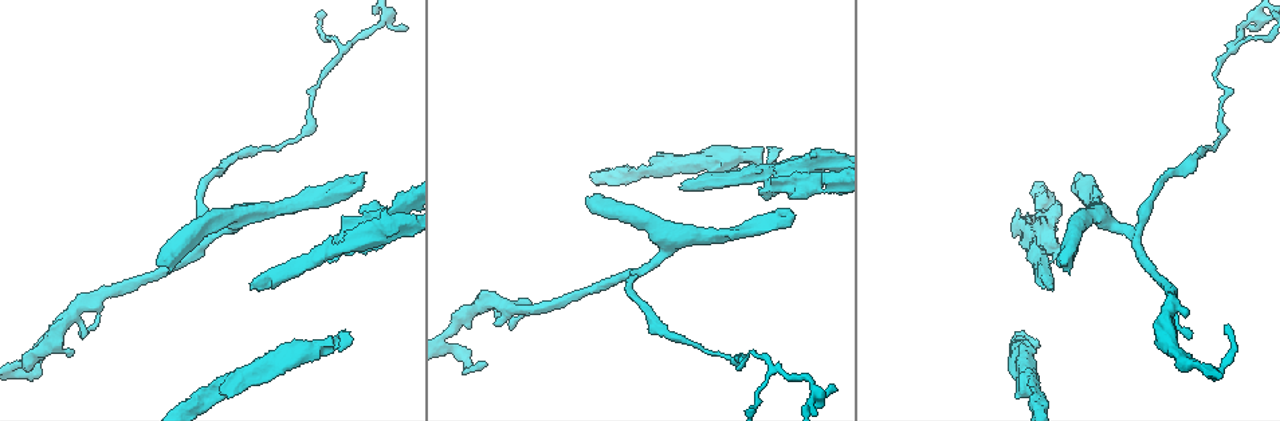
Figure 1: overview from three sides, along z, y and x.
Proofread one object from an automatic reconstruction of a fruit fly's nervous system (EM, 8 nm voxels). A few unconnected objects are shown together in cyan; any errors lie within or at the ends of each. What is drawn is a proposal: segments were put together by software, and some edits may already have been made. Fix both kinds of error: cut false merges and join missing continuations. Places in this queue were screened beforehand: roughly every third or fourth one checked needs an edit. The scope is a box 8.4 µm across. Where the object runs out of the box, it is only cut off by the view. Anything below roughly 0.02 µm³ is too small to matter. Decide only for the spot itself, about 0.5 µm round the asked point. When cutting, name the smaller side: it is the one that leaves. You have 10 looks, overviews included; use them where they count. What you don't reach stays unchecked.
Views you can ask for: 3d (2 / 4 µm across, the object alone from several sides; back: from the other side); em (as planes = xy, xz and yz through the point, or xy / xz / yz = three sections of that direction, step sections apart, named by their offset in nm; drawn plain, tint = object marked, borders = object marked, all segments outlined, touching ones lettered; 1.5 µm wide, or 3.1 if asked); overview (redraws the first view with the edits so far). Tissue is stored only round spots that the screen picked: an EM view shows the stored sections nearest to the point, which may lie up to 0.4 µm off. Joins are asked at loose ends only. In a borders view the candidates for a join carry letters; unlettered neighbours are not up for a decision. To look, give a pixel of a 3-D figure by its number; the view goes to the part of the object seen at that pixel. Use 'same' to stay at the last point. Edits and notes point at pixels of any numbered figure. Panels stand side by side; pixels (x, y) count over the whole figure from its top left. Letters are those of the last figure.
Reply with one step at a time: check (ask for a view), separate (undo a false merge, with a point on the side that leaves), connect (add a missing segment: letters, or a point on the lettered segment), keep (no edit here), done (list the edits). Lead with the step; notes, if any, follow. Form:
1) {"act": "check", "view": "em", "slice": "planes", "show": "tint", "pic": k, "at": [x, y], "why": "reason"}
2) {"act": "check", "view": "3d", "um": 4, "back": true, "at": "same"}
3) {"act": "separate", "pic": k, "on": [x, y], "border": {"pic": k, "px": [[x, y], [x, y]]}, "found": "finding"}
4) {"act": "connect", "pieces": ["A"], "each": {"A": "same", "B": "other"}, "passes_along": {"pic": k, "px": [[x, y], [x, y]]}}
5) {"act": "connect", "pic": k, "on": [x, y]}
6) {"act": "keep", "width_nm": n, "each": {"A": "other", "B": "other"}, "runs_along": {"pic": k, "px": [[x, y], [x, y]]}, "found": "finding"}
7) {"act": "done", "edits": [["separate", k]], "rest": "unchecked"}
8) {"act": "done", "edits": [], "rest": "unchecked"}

{"act": "check", "view": "3d", "um": 4, "pic": 1, "at": [158, 266], "why": "an open end"}

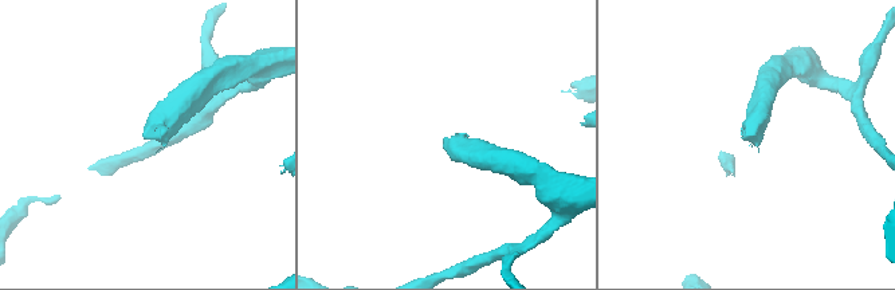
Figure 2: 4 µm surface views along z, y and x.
{"act": "check", "view": "em", "slice": "yz", "step": 4, "show": "borders", "pic": 2, "at": [749, 138]}

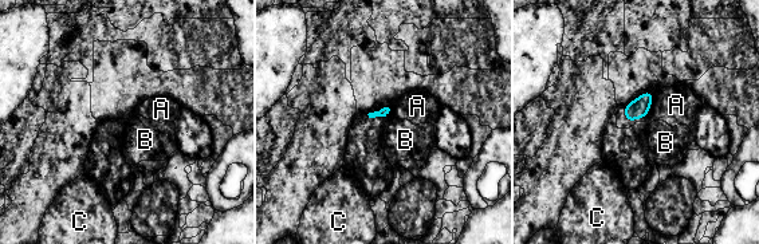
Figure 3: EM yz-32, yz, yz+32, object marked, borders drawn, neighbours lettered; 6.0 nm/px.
{"act": "check", "view": "em", "slice": "planes", "show": "borders", "at": "same", "why": "another direction"}

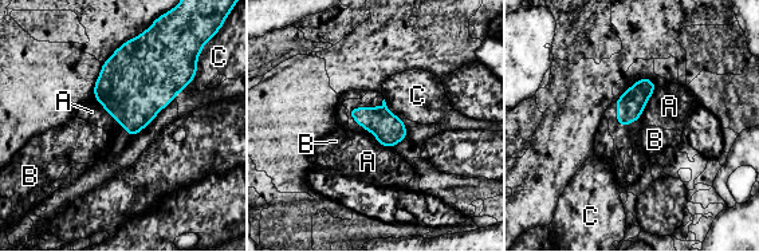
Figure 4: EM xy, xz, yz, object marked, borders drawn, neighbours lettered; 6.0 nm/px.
{"act": "keep", "each": {"A": "other", "B": "other", "C": "other"}, "border": {"pic": 4, "px": [[384, 98], [388, 110], [401, 119]]}, "found": "no lettered segment goes on from it"}

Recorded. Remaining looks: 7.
{"act": "check", "view": "3d", "um": 2, "pic": 1, "at": [640, 271], "why": "arms part here"}

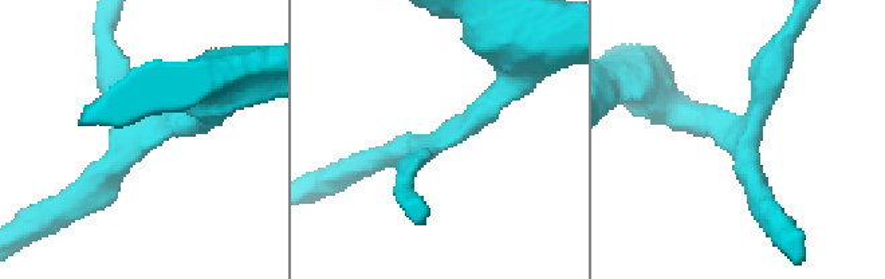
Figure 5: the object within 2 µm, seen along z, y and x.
{"act": "check", "view": "em", "slice": "xy", "step": 4, "show": "tint", "pic": 5, "at": [442, 139], "arms": 3}

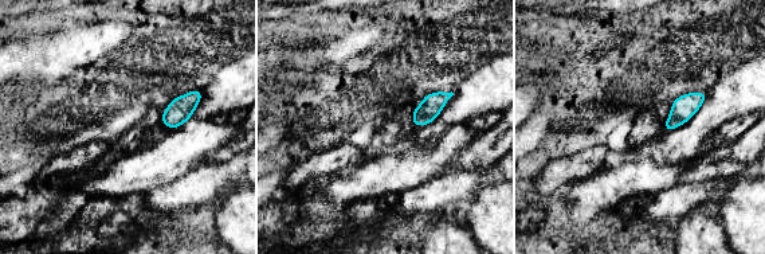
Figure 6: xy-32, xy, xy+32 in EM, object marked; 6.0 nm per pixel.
{"act": "check", "view": "em", "slice": "yz", "step": 8, "show": "borders", "at": "same"}

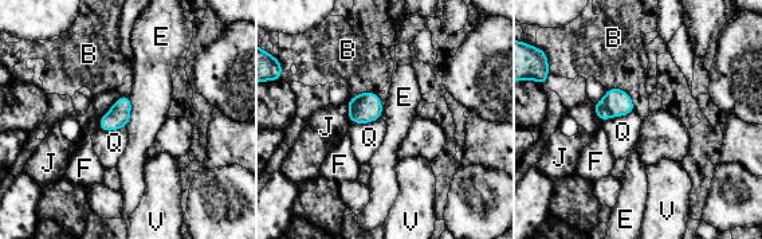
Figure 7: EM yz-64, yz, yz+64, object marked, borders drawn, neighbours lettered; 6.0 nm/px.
{"act": "keep", "each": {"B": "other", "E": "other", "F": "other", "J": "other", "Q": "other", "V": "other"}, "border": {"pic": 7, "px": [[130, 97], [130, 117], [126, 126]]}, "found": "one neuron here"}

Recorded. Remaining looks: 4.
{"act": "check", "view": "em", "slice": "planes", "show": "tint", "pic": 1, "at": [671, 338], "why": "calibre changes"}

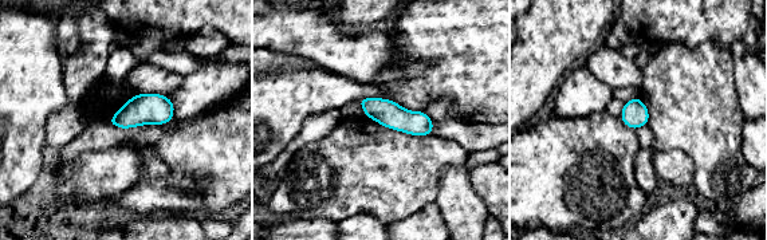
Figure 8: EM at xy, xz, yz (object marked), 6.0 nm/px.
{"act": "check", "view": "em", "slice": "planes", "show": "borders", "at": "same"}

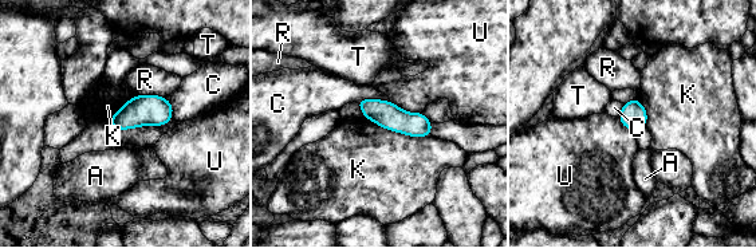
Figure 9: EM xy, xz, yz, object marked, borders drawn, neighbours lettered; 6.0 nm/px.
{"act": "keep", "longest_contact_nm": ["K", 420], "each": {"A": "other", "C": "other", "K": "other", "R": "other", "T": "other", "U": "other"}, "runs_along": {"pic": 9, "px": [[362, 103], [428, 132]]}, "found": "one neuron here"}

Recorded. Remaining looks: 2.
{"act": "check", "view": "em", "slice": "planes", "show": "borders", "pic": 1, "at": [486, 364], "why": "thin end"}

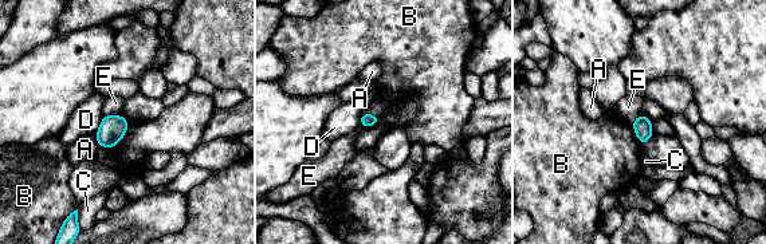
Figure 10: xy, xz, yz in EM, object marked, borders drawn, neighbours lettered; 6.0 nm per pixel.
{"act": "keep", "width_nm": 80, "each": {"A": "other", "B": "other", "C": "other", "D": "other", "E": "other"}, "border": {"pic": 10, "px": [[361, 113], [380, 115]]}, "found": "no lettered segment goes on from it"}

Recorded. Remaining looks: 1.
{"act": "done", "edits": [], "rest": "unchecked"}

